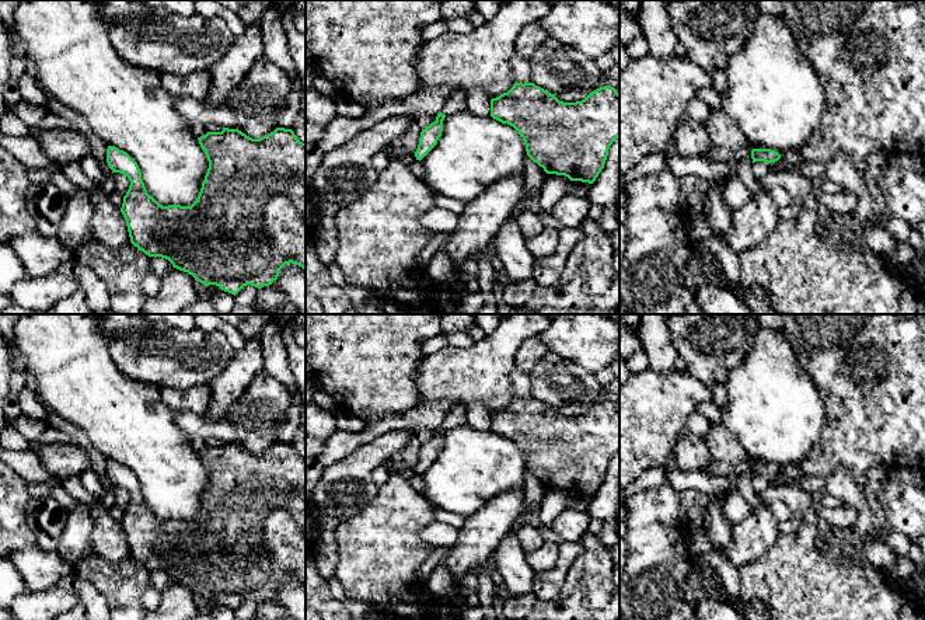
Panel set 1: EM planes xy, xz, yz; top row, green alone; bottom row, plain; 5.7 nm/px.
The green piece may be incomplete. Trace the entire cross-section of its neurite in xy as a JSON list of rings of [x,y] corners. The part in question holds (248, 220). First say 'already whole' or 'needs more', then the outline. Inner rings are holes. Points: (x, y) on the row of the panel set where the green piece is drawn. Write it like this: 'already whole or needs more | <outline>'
already whole | [[[223,128],[198,140],[209,168],[191,206],[160,205],[147,194],[137,163],[108,146],[109,168],[130,181],[121,208],[130,243],[149,257],[168,260],[205,286],[216,285],[234,296],[247,285],[272,285],[286,264],[306,271],[306,143],[285,128],[259,139]]]

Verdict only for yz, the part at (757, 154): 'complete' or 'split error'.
complete

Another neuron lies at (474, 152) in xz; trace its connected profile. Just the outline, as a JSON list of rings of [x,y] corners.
[[[468,111],[446,115],[437,144],[420,160],[426,184],[436,192],[470,203],[493,182],[524,173],[526,144],[519,132],[492,116]]]

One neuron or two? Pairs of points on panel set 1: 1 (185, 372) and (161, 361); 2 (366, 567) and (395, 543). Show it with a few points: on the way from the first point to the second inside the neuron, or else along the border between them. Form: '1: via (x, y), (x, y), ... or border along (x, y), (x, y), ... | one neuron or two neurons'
1: via (180, 366), (174, 361), (167, 361) | one neuron
2: via (373, 561), (388, 546) | one neuron

